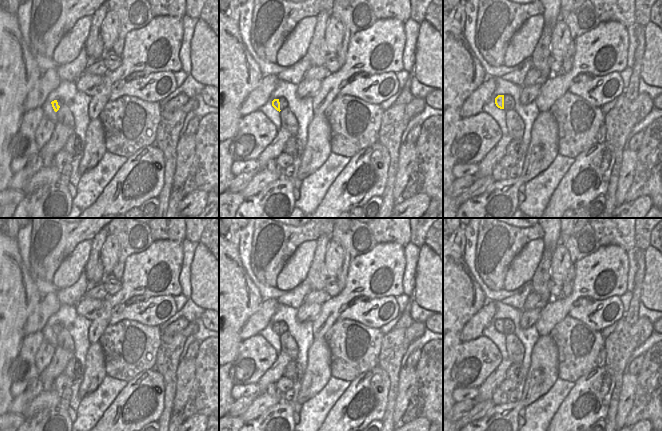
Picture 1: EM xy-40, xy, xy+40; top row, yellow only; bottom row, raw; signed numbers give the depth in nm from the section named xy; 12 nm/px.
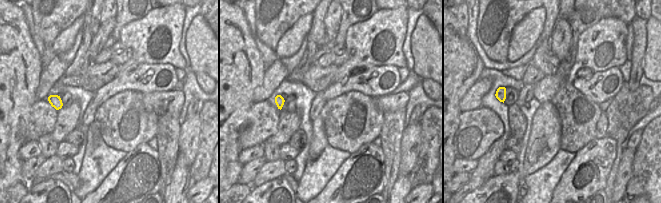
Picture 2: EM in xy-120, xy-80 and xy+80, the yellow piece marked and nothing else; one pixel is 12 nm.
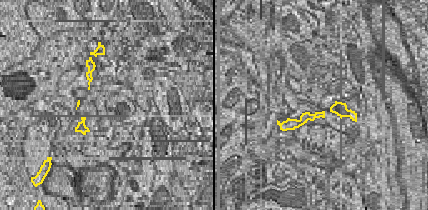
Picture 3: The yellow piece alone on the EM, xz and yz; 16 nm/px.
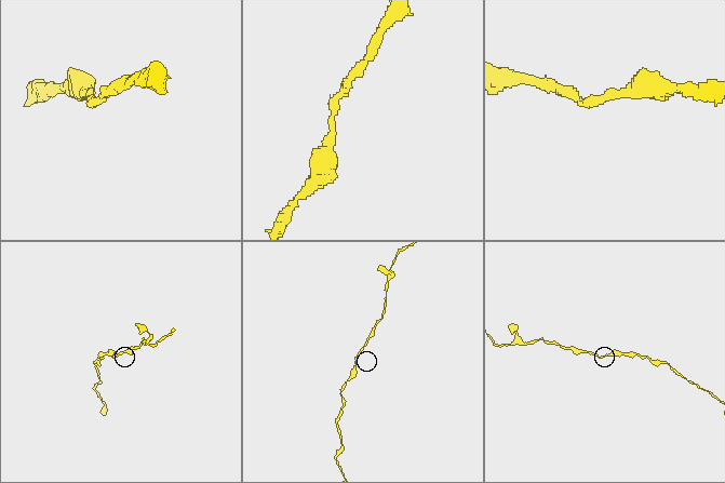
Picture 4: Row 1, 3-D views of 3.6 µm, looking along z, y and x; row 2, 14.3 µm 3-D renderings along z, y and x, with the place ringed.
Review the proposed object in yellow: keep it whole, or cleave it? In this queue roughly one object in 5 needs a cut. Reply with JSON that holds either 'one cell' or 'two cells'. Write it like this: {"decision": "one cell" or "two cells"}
{"decision": "one cell"}

